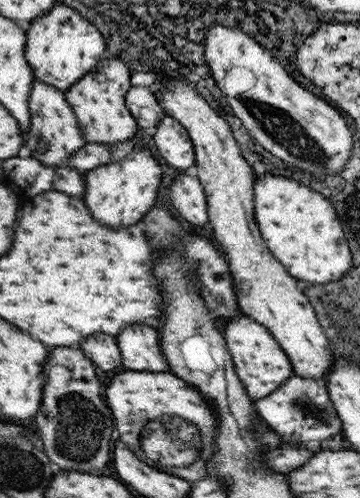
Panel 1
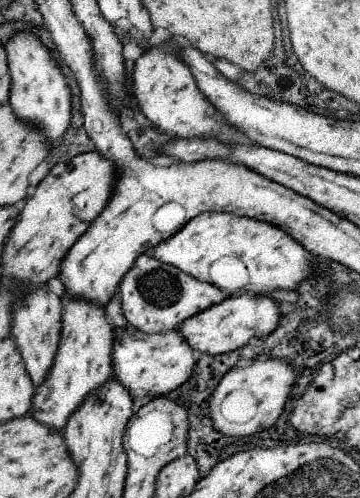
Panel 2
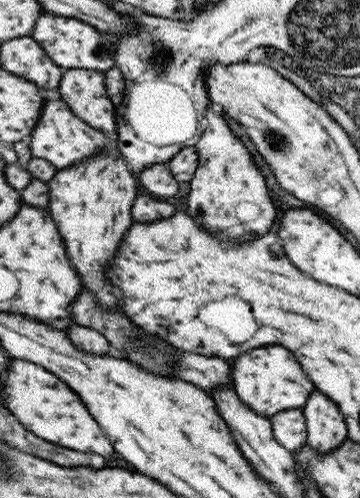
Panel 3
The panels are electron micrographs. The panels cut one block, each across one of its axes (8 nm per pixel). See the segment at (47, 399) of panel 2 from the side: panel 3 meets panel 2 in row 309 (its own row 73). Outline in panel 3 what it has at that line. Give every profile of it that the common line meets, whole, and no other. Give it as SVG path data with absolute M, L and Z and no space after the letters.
M65 70L57 92L79 120L103 134L115 136L117 106L105 96L107 84L103 84L103 76L103 72L93 70Z

